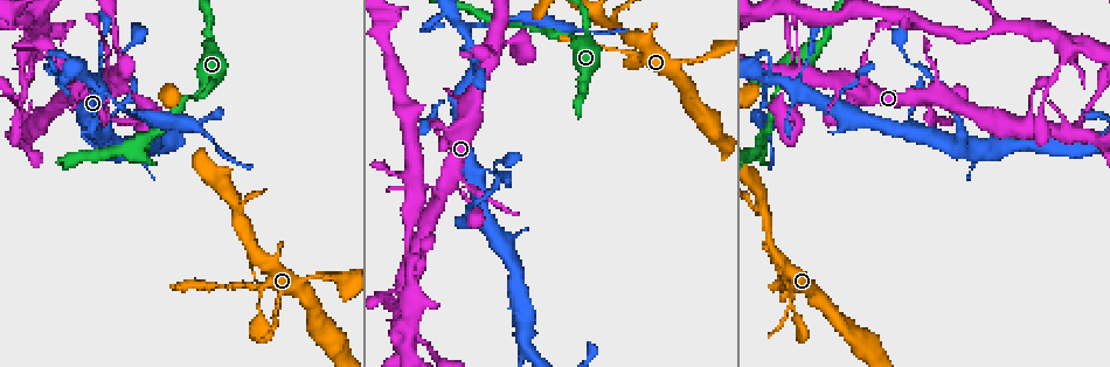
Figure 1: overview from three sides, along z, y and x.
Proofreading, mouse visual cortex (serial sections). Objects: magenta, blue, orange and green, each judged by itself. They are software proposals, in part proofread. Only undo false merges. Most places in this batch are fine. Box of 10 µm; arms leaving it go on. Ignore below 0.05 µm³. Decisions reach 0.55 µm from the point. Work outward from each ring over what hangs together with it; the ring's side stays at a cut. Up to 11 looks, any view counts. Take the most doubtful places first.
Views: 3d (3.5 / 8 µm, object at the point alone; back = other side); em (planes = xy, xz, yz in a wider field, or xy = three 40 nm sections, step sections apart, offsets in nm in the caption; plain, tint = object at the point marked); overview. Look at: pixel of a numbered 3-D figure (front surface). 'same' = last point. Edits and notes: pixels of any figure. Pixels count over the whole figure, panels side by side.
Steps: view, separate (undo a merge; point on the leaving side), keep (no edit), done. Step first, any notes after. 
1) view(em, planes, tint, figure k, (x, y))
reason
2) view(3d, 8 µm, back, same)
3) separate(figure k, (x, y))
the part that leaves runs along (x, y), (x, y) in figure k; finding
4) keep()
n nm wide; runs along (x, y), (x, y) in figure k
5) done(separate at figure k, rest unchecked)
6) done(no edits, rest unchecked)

view(3d, 3.5 µm, figure 1, (467, 206))
a narrow waist

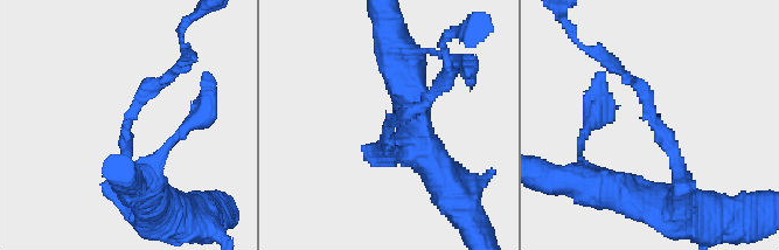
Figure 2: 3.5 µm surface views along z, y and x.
view(em, xy, step 3, tint, figure 2, (130, 117))
arms of 150, 200 nm

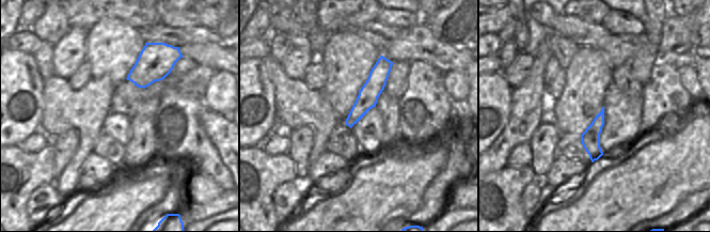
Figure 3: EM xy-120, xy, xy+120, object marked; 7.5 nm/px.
keep()
runs along (686, 183), (644, 90), (619, 69) in figure 2; all the same cell

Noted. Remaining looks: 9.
view(3d, 3.5 µm, figure 1, (1036, 131))
four-way junction

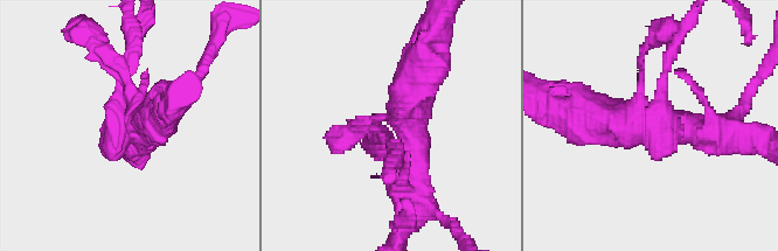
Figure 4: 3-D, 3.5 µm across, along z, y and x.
view(em, xy, step 5, tint, figure 4, (651, 129))
need the tissue

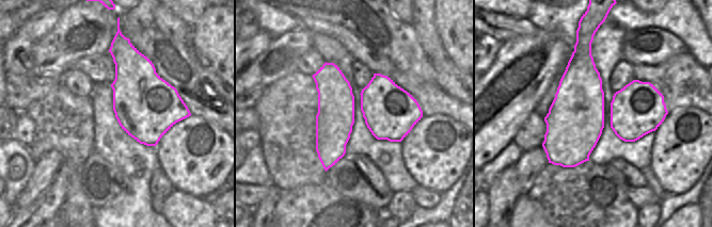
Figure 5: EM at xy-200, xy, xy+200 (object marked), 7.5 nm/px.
keep()
runs along (327, 65), (330, 152), (326, 165) in figure 5; one cell here

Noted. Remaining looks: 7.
view(3d, 3.5 µm, figure 1, (615, 24))
arms part here

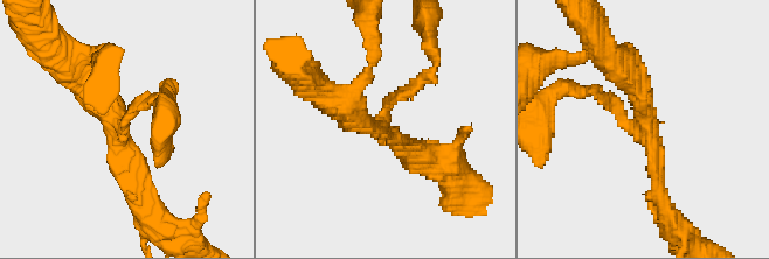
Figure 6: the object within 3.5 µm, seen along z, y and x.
view(em, xy, step 5, tint, figure 6, (381, 126))
3 arms; arms of 150, 250, 300 nm; need the tissue

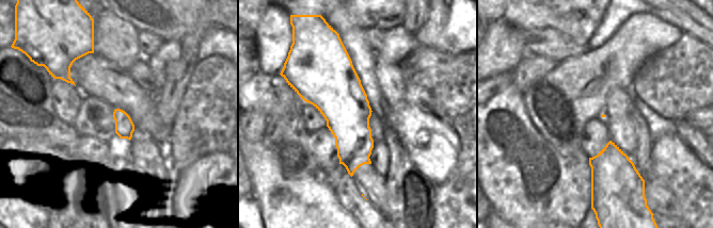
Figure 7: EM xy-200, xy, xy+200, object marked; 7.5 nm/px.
keep()
runs along (137, 201), (119, 126), (76, 72) in figure 6; one cell here

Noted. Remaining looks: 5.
view(3d, 3.5 µm, figure 1, (122, 83))
abrupt turn

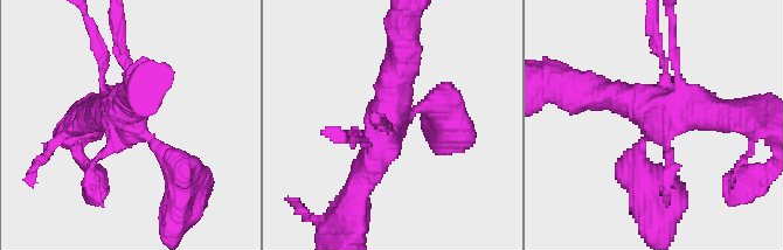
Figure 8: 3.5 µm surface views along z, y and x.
view(em, planes, tint, figure 8, (658, 120))

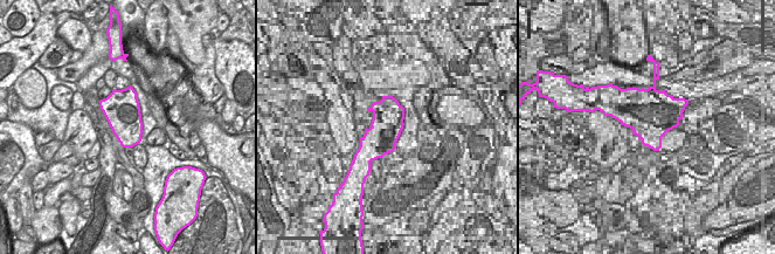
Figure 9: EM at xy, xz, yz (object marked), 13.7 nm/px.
keep()
runs along (350, 202), (389, 131), (396, 70) in figure 8; all the same cell

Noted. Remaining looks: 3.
done(no edits, rest unchecked)

